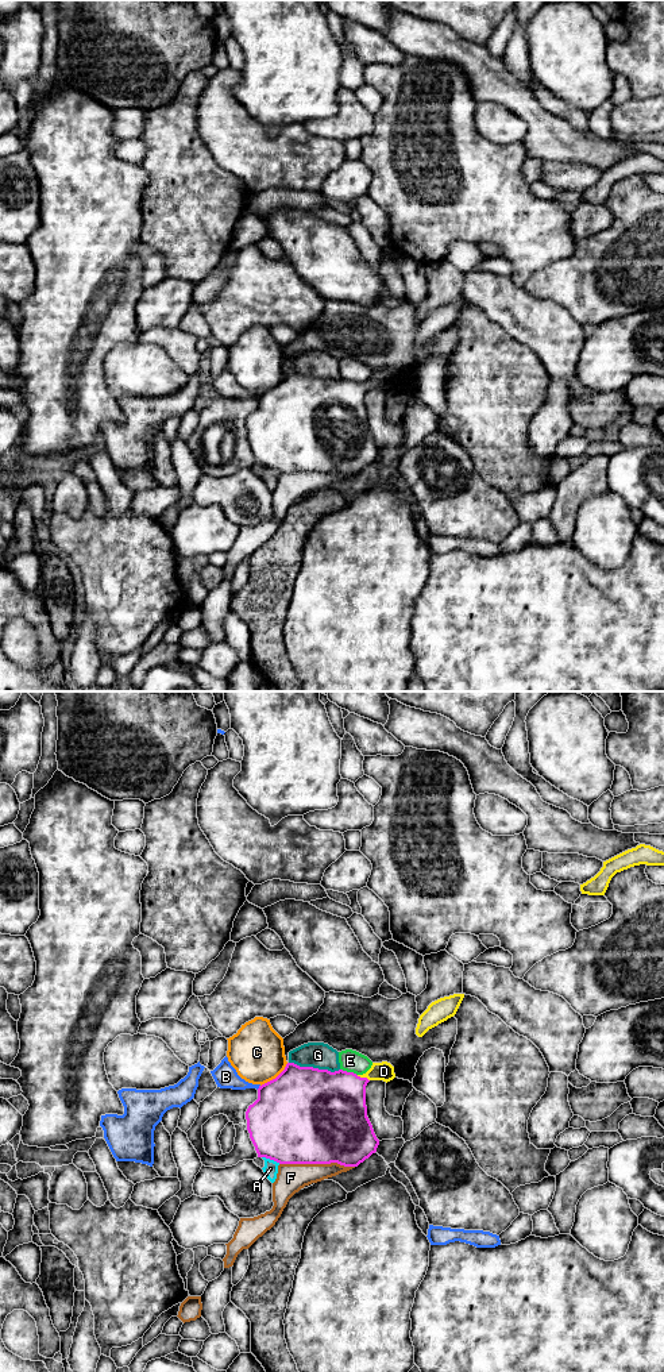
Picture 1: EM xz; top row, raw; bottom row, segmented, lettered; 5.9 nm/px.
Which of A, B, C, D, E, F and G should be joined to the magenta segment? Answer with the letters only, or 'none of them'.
D

